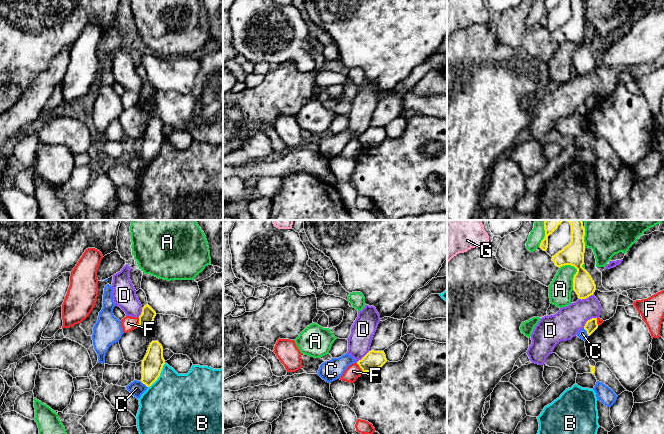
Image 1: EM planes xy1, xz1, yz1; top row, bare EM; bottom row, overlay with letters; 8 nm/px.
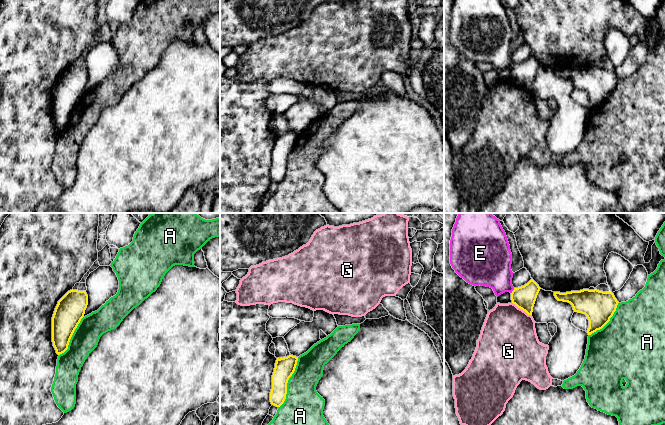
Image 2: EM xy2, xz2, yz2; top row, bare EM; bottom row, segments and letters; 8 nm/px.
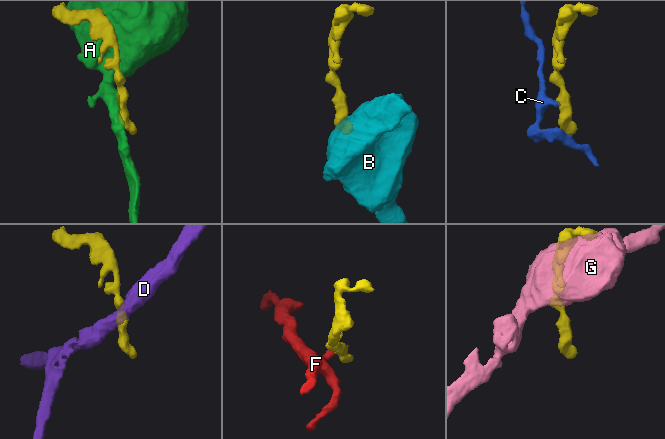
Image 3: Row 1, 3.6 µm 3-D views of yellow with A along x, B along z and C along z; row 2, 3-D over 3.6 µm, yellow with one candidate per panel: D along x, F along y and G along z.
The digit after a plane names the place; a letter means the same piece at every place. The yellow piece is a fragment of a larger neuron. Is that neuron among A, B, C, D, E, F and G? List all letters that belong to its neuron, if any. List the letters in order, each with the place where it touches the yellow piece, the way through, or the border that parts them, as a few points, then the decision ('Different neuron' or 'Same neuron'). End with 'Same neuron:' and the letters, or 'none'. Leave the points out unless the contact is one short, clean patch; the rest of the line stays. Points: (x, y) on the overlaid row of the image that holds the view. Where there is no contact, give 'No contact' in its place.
A: Touches yellow at xz2 (287, 382). Different neuron
B: Touches yellow at xy1 (159, 375). Boundary: xy1 (165, 363), (160, 375), (148, 387). Different neuron
C: Touches yellow at yz1 (587, 332). Different neuron
D: Touches yellow at yz1 (588, 320). Boundary: yz1 (596, 317), (590, 318), (583, 327). Different neuron
E: Touches yellow at yz2 (512, 291). Different neuron
F: Touches yellow at xy1 (139, 322). Boundary: xy1 (139, 318), (137, 326). Different neuron
G: Touches yellow at yz2 (522, 309). Different neuron
Same neuron: none

